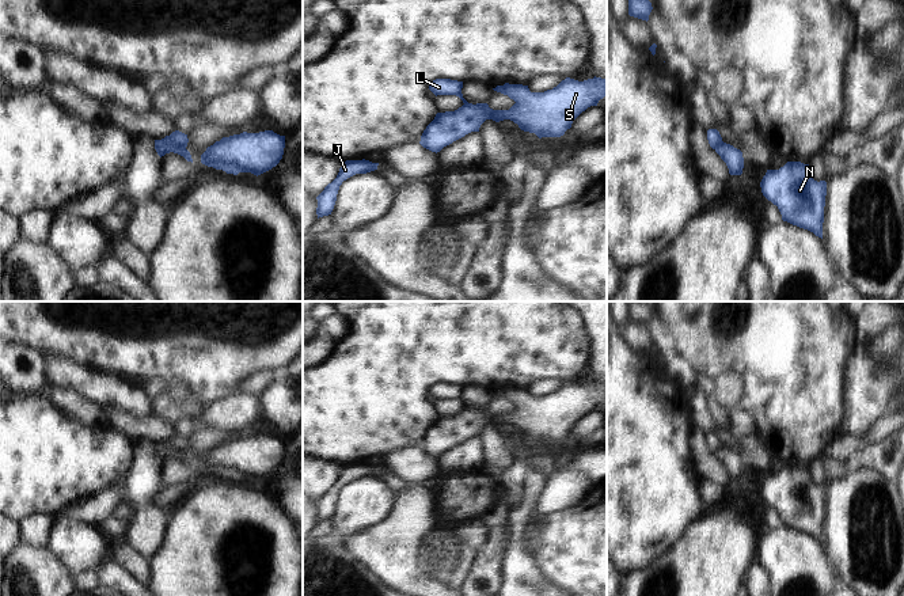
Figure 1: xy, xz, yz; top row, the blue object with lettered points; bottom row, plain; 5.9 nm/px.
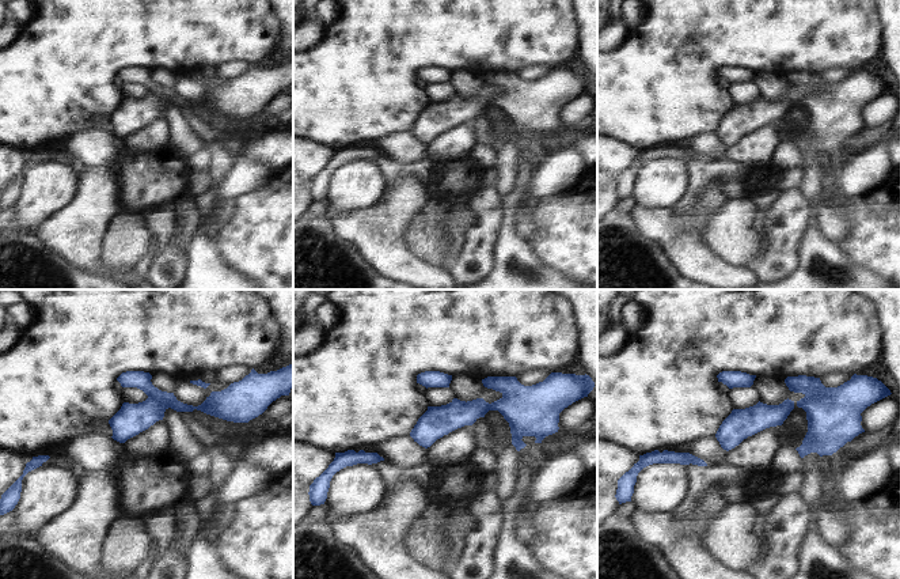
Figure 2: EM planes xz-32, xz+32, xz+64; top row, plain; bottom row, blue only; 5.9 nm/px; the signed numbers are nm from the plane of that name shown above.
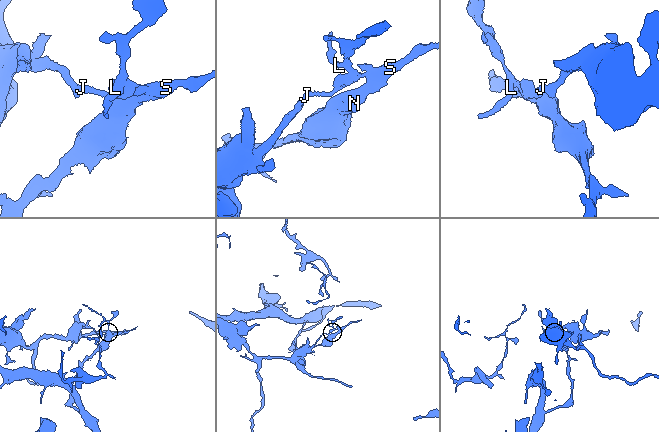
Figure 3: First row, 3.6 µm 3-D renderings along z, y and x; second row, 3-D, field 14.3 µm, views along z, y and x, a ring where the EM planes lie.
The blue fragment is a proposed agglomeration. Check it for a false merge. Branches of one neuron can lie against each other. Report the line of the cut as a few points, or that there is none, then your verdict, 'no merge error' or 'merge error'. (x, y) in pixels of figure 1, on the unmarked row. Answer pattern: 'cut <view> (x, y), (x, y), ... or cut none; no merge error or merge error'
cut xy (160, 444), (185, 452); merge error

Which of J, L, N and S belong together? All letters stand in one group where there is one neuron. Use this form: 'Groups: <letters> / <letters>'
Groups: J / L N S.

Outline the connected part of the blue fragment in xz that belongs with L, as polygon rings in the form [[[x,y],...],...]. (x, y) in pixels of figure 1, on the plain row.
[[[436,383],[429,388],[429,394],[437,401],[437,399],[456,399],[459,401],[463,407],[468,407],[462,398],[463,386],[451,384],[451,383]]]

